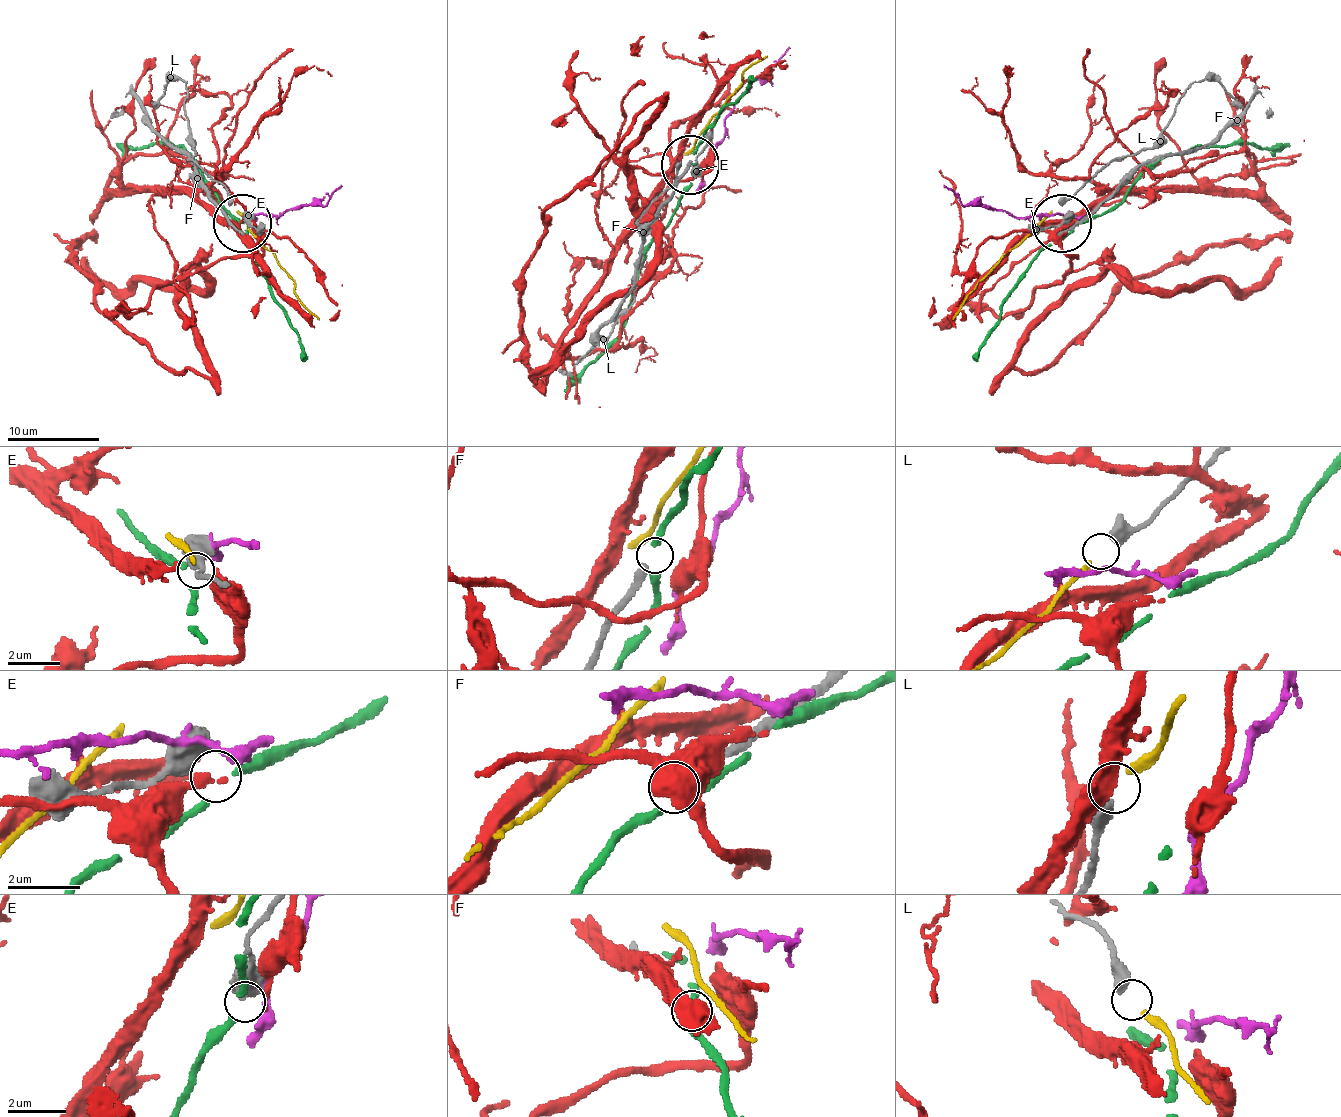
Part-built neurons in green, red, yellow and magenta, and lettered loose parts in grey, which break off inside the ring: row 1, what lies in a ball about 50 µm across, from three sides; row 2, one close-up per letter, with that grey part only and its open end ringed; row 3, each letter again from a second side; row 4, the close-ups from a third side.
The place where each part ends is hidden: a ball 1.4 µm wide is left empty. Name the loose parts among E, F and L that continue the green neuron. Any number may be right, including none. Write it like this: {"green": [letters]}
{"green": ["E"]}

